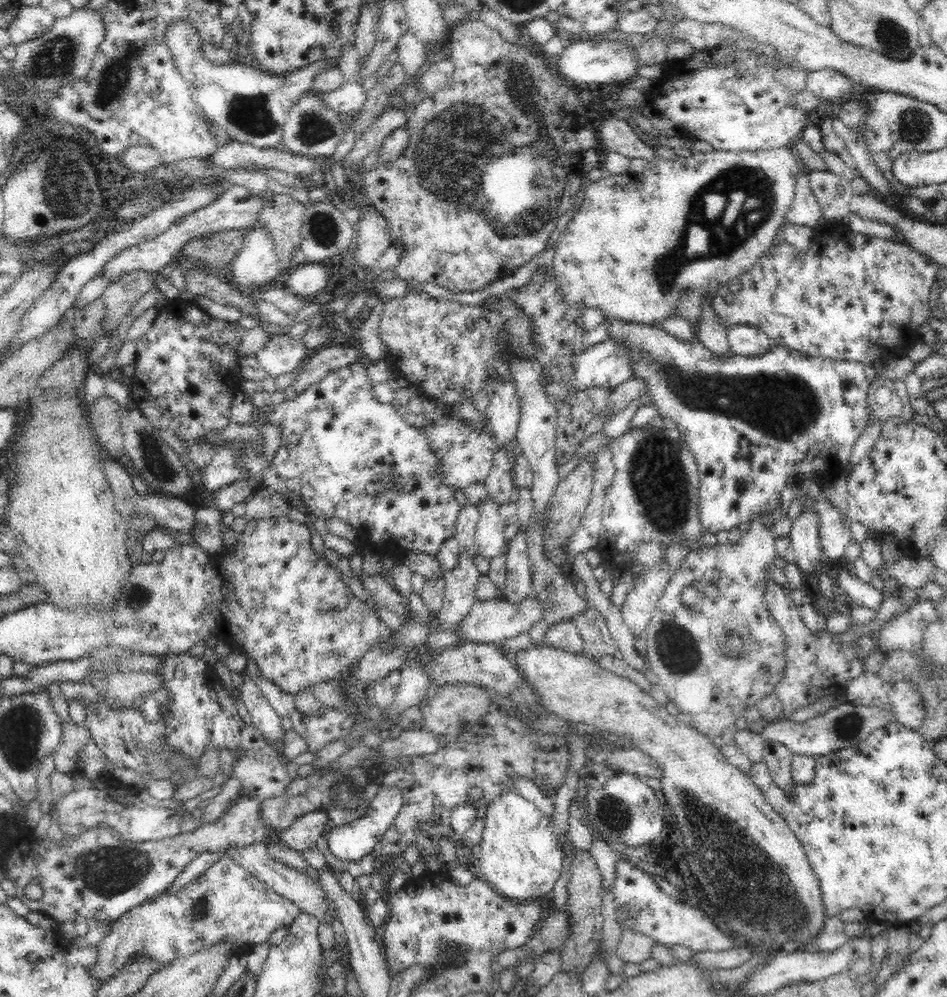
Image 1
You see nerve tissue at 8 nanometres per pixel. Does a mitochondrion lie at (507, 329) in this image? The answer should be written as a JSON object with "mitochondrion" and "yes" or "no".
{"mitochondrion":"yes"}

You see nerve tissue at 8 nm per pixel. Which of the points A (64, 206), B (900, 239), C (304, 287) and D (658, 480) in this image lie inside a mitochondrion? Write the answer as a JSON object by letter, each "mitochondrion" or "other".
{"A":"mitochondrion","B":"other","C":"other","D":"mitochondrion"}

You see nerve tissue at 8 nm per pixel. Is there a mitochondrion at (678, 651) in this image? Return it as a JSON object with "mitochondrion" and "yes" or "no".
{"mitochondrion":"yes"}

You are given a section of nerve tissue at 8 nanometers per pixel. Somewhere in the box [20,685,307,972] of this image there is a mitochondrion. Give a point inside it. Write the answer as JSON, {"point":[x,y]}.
{"point":[108,870]}

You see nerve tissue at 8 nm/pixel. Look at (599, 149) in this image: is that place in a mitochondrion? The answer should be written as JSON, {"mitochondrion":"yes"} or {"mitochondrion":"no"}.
{"mitochondrion":"no"}

